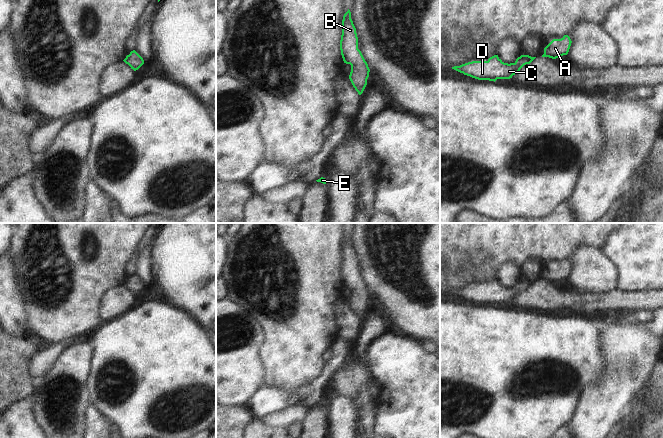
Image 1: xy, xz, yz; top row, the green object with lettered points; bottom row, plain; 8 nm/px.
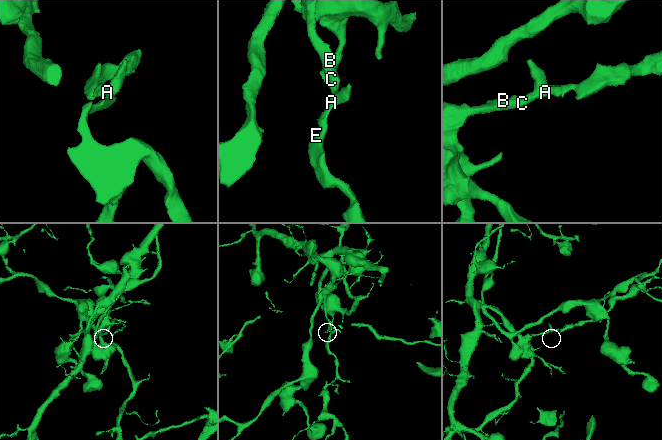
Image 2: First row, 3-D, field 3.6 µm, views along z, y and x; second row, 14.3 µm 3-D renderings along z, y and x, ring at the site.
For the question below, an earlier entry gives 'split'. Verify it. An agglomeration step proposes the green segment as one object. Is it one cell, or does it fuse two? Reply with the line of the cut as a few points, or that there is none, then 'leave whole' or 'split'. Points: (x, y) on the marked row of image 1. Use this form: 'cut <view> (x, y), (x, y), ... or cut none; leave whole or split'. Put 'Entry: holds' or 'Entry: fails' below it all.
cut none; leave whole
Entry: fails

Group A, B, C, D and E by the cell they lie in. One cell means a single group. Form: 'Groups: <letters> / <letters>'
Groups: A B C D E.

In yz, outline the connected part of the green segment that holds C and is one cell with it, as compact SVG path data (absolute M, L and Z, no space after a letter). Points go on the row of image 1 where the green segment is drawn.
M498 55L490 57L487 61L472 61L452 69L478 80L496 81L497 79L510 79L520 69L530 64L536 57L521 55L514 63L504 63Z

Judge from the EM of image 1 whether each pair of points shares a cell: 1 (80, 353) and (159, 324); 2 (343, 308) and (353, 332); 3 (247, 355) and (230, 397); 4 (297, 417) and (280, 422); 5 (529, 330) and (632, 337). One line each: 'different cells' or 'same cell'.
1: different cells
2: same cell
3: same cell
4: same cell
5: different cells

